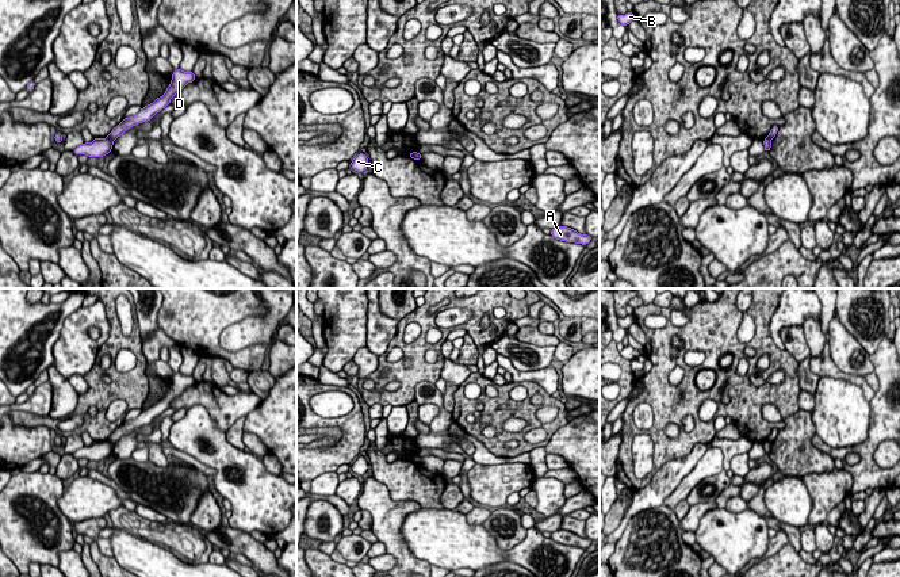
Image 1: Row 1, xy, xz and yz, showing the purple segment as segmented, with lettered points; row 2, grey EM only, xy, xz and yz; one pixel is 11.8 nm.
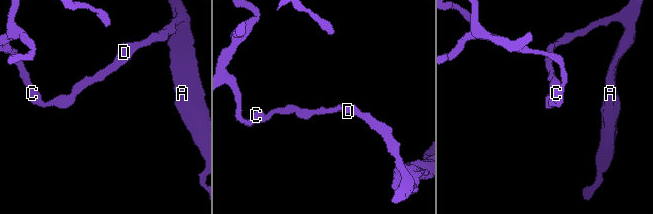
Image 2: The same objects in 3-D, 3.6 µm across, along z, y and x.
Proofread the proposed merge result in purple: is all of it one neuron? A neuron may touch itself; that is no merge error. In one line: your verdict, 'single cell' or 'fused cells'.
fused cells

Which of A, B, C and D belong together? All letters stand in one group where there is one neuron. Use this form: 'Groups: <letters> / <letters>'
Groups: A D / B C

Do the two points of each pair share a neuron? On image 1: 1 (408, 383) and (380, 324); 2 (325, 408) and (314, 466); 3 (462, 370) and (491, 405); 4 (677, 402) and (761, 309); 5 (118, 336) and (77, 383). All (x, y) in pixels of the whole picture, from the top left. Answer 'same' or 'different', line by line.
1: different
2: different
3: different
4: same
5: different

